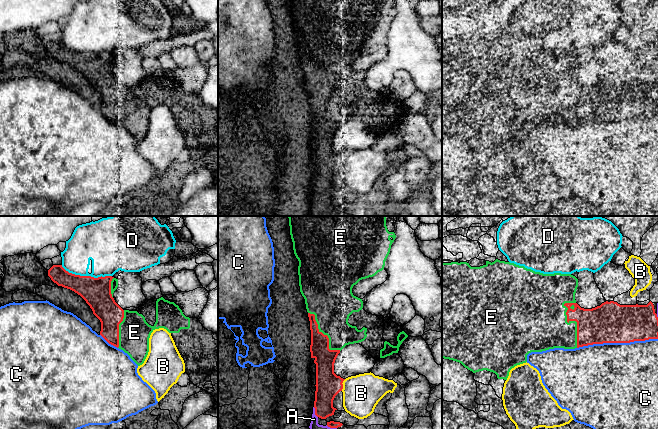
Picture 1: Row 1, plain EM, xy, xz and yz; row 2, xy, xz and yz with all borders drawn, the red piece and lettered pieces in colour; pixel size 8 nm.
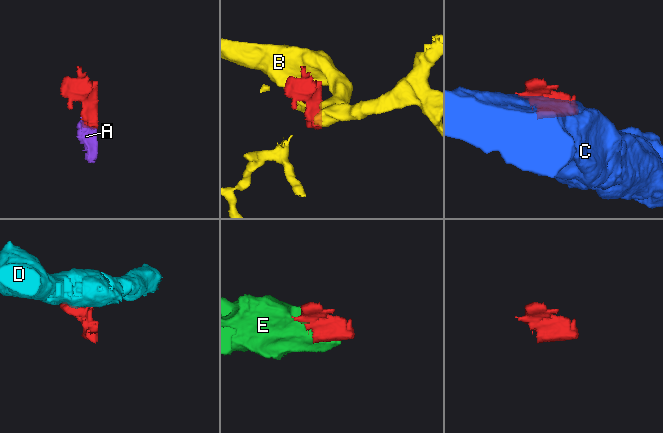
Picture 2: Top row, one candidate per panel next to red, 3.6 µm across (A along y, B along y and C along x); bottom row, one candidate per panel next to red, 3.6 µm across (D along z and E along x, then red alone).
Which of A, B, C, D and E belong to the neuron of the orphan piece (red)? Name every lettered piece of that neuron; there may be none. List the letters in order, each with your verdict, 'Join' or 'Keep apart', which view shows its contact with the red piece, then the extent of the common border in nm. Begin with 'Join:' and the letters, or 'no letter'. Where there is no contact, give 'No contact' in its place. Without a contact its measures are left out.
Join: A, E
A: Join. Touches red in xz. Shared border 90 nm
B: Keep apart. Touches red in xz. Shared border 100 nm
C: Keep apart. Touches red in yz. Shared border 650 nm
D: Keep apart. Touches red in xy. Shared border 420 nm
E: Join. Touches red in yz. Shared border 380 nm

